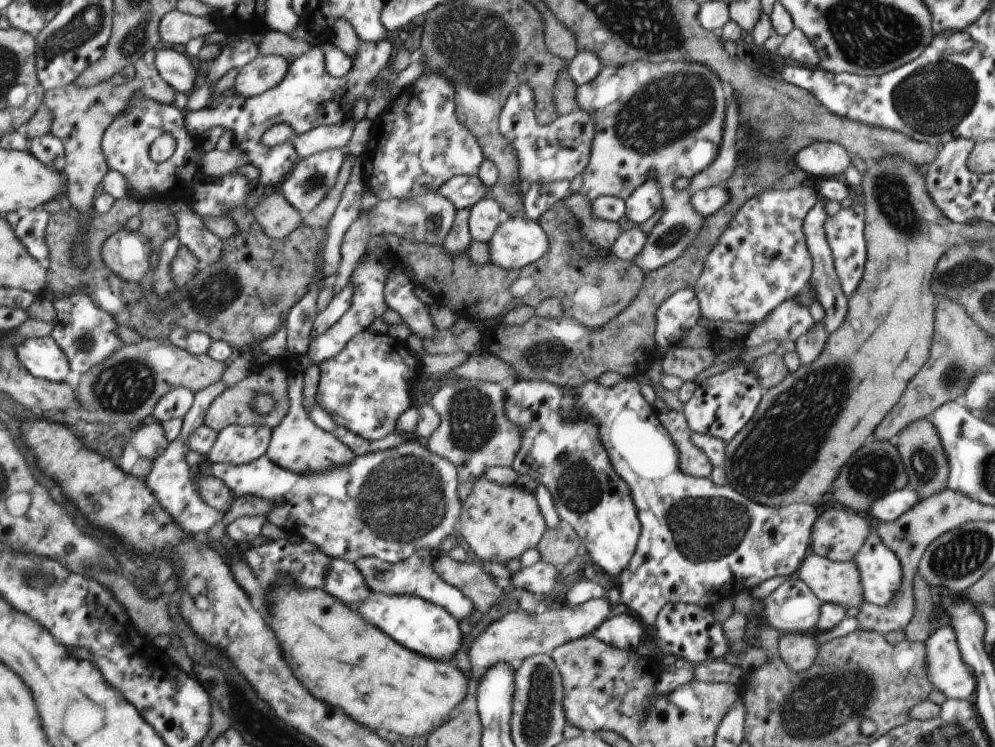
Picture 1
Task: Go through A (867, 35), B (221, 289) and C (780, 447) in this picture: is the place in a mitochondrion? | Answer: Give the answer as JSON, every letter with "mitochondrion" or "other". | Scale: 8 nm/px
{"A":"mitochondrion","B":"mitochondrion","C":"mitochondrion"}

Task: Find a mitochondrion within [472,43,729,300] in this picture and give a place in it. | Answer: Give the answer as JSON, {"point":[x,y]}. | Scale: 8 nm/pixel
{"point":[665,111]}

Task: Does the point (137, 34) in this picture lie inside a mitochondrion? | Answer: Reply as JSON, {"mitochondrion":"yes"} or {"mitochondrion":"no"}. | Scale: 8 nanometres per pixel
{"mitochondrion":"yes"}

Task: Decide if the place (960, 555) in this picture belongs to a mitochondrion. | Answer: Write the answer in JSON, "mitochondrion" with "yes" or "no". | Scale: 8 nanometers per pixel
{"mitochondrion":"yes"}

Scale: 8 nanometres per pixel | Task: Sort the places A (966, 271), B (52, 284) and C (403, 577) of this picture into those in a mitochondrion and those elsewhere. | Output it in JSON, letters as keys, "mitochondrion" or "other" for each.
{"A":"mitochondrion","B":"other","C":"other"}

